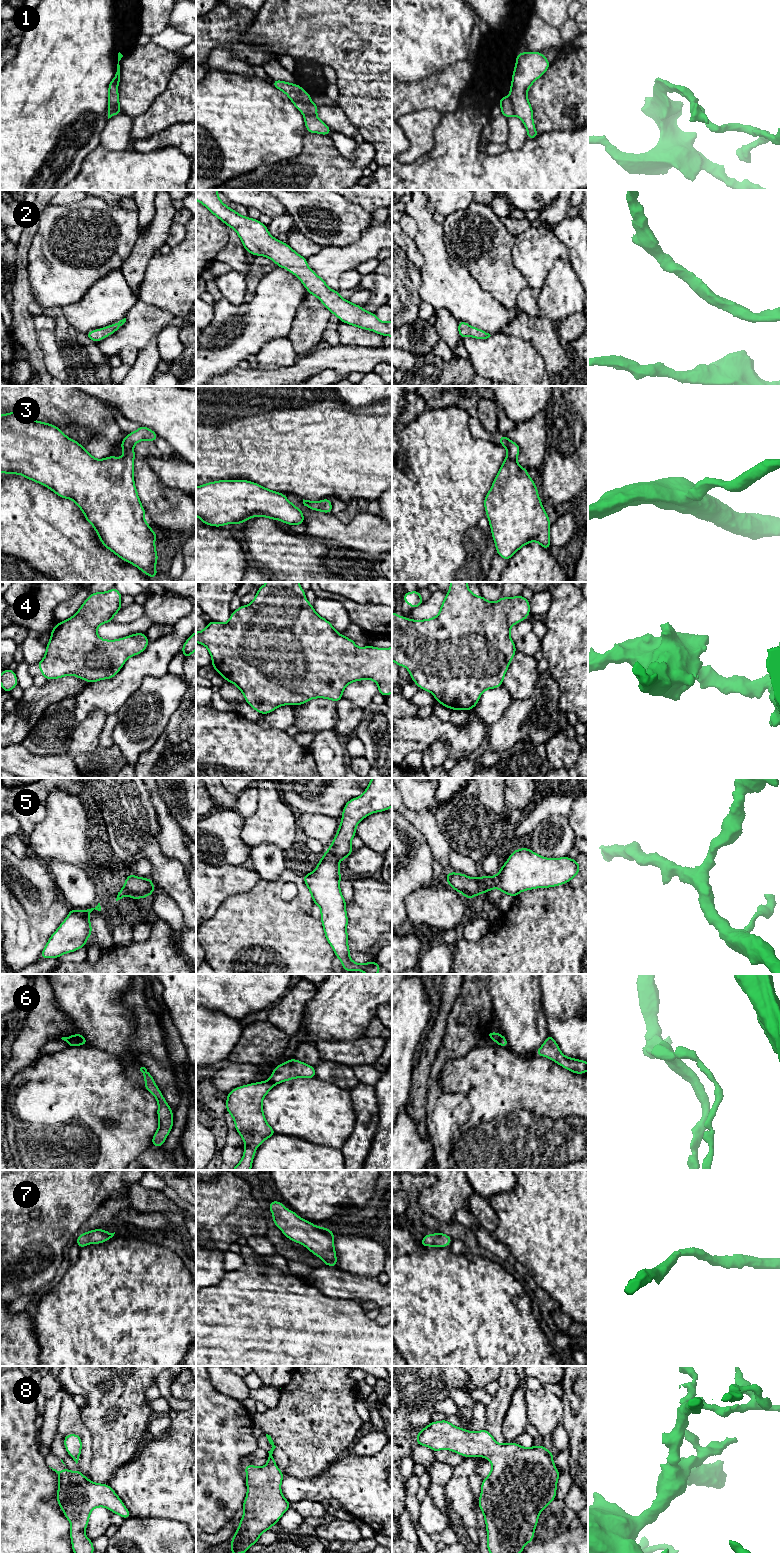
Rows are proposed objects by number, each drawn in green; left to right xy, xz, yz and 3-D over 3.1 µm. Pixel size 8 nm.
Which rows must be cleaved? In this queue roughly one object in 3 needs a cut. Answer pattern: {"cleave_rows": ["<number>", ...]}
{"cleave_rows": ["1", "6"]}

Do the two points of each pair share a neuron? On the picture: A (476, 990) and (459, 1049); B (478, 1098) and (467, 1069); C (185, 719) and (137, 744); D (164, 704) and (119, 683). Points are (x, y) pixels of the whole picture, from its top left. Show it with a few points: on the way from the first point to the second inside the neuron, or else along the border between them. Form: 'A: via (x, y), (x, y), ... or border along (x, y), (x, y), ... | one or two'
A: via (473, 1005), (462, 1034) | one
B: via (478, 1091), (478, 1080), (474, 1076) | one
C: border along (175, 709), (164, 731), (149, 748) | two
D: border along (155, 677), (145, 676), (141, 685), (119, 707) | two

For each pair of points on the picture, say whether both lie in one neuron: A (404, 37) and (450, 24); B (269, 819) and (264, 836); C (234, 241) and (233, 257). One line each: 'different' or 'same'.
A: same
B: same
C: same

